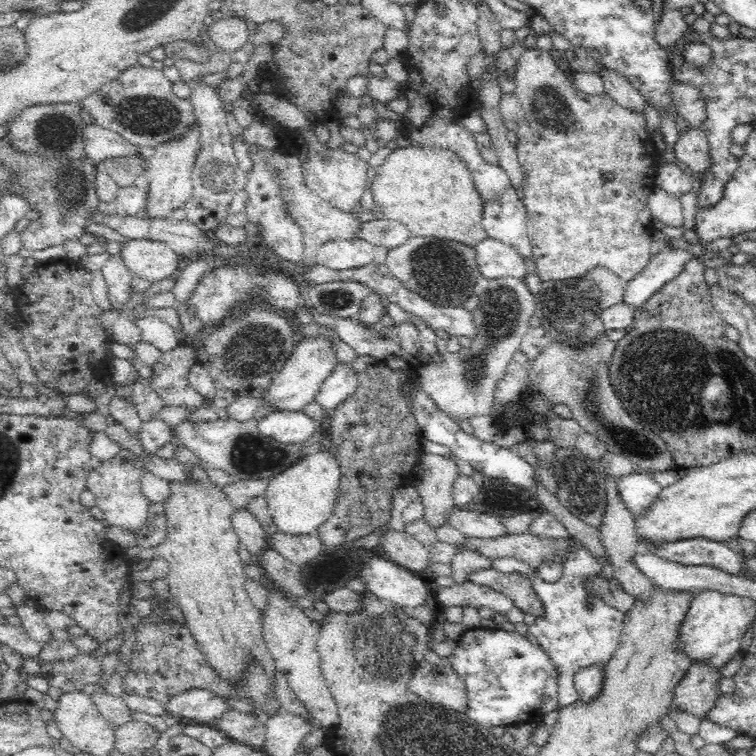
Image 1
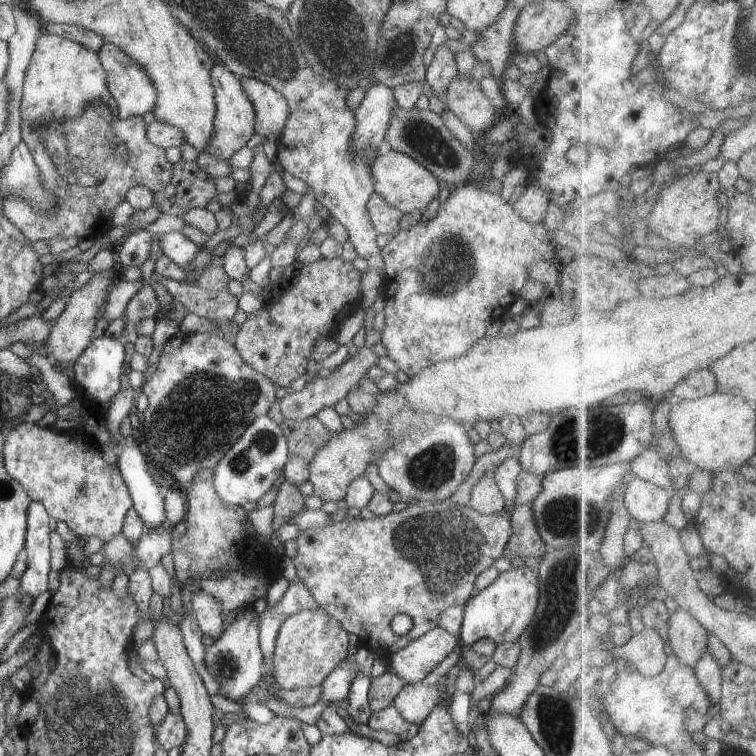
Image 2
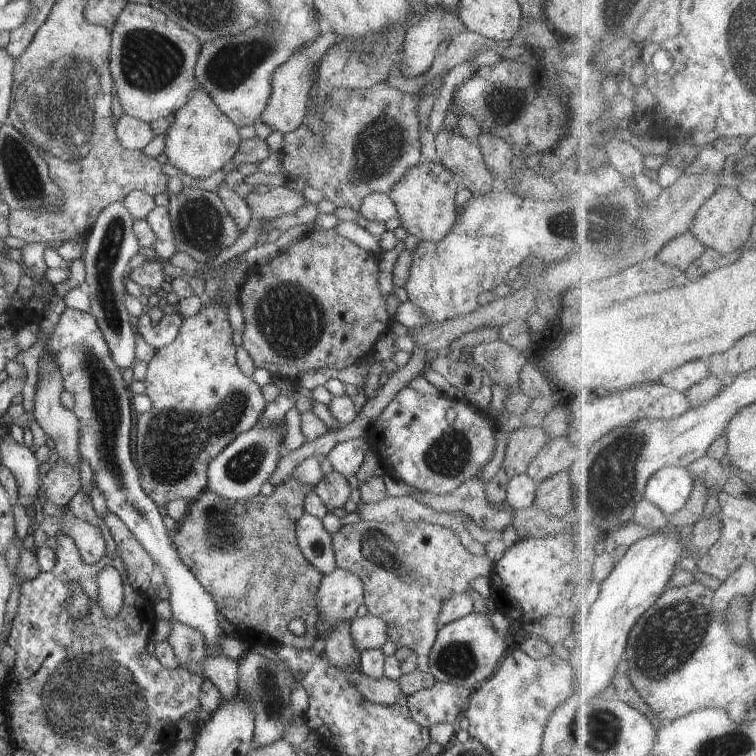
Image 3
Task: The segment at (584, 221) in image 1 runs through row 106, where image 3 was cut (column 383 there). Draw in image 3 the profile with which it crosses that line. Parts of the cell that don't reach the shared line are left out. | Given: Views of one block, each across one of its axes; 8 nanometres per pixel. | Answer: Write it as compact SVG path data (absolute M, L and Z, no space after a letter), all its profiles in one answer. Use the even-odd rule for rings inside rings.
M361 520L352 525L342 525L332 538L335 565L354 573L363 582L363 603L367 612L385 621L387 640L392 640L398 648L413 650L417 654L417 668L428 673L430 649L440 629L437 620L443 604L453 596L468 592L470 582L477 576L488 576L493 570L492 562L472 554L454 529L424 521L381 523Z

